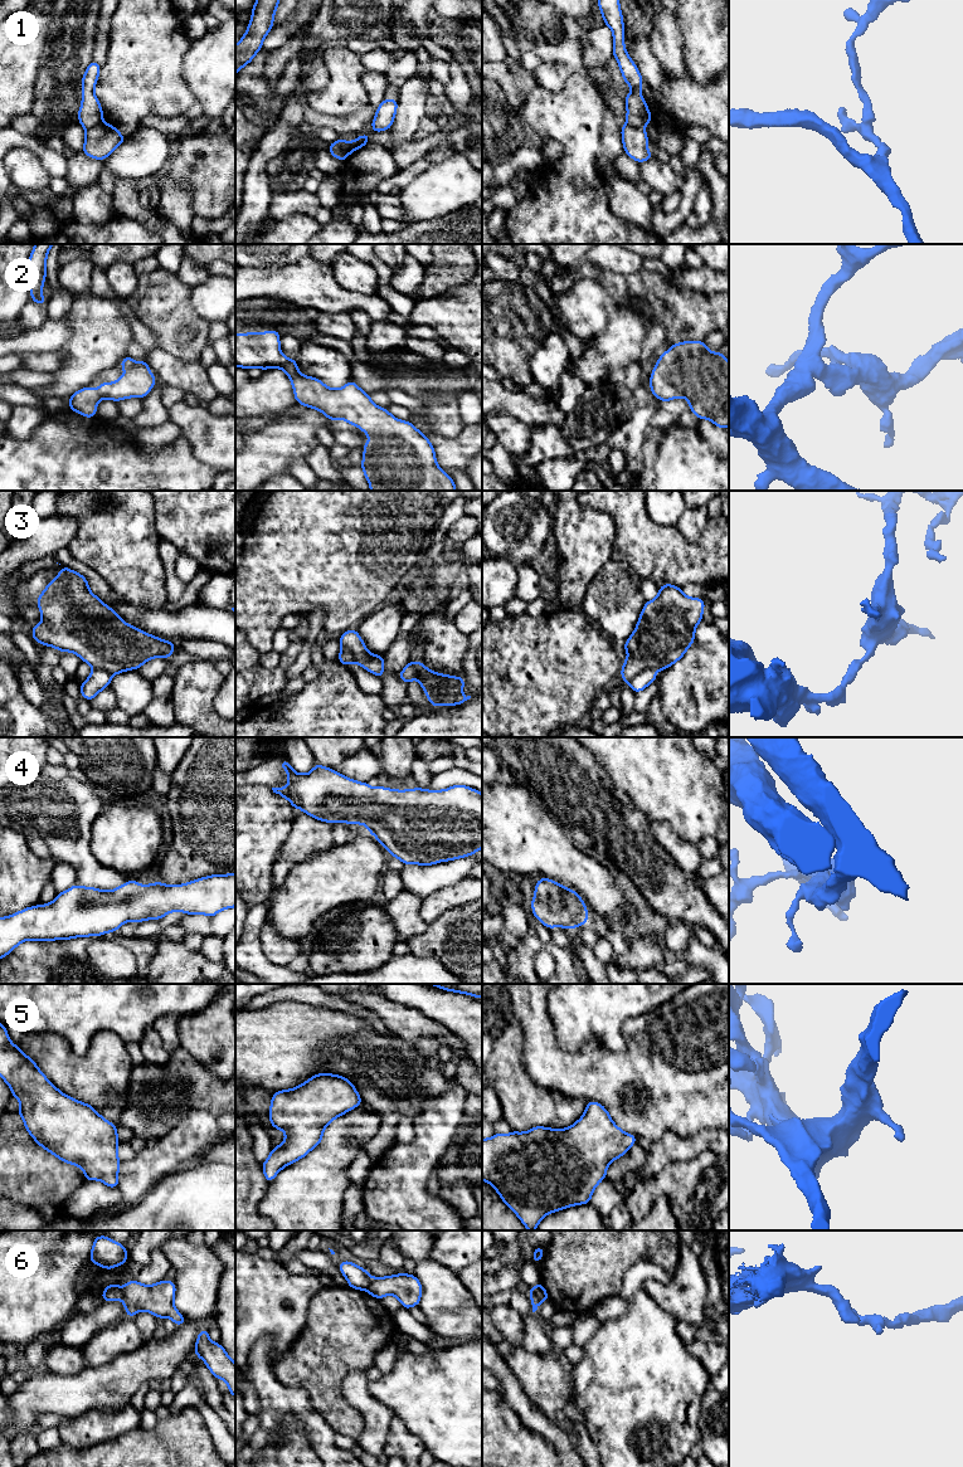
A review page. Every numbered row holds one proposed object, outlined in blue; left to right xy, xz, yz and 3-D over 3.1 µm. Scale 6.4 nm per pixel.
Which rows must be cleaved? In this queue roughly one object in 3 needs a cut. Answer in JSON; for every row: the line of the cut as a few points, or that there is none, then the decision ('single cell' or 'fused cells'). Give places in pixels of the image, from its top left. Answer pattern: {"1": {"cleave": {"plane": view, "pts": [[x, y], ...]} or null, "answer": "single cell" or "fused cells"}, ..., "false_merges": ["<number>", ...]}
{"1": {"cleave": {"plane": "xz", "pts": [[335, 142], [343, 151], [343, 160]]}, "answer": "fused cells"}, "2": {"cleave": null, "answer": "single cell"}, "3": {"cleave": {"plane": "yz", "pts": [[653, 669], [643, 669], [627, 682]]}, "answer": "fused cells"}, "4": {"cleave": null, "answer": "single cell"}, "5": {"cleave": null, "answer": "single cell"}, "6": {"cleave": {"plane": "xz", "pts": [[371, 1277], [365, 1290]]}, "answer": "fused cells"}, "false_merges": ["1", "3", "6"]}

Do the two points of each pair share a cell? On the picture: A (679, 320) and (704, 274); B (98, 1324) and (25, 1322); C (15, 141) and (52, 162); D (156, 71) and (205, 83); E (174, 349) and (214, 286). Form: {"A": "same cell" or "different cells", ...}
{"A": "different cells", "B": "different cells", "C": "same cell", "D": "different cells", "E": "different cells"}

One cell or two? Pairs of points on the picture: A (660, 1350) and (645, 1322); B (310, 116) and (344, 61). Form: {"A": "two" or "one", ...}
{"A": "one", "B": "two"}

